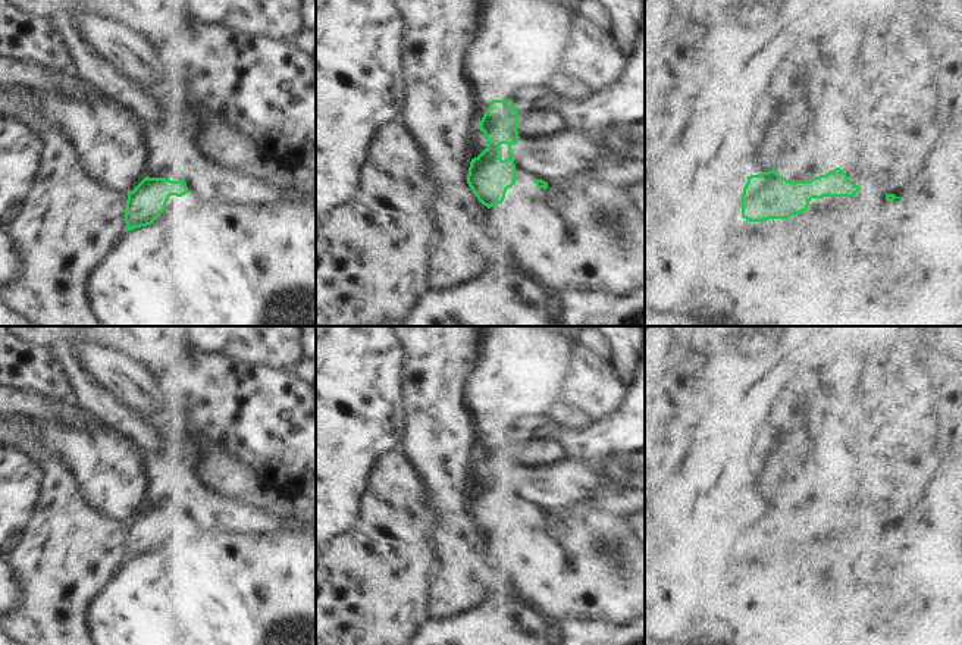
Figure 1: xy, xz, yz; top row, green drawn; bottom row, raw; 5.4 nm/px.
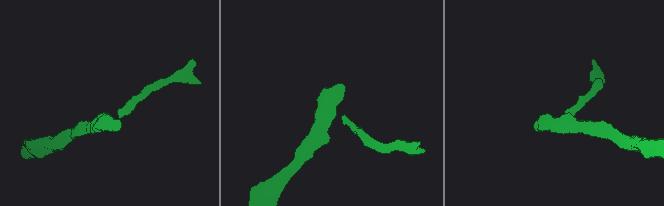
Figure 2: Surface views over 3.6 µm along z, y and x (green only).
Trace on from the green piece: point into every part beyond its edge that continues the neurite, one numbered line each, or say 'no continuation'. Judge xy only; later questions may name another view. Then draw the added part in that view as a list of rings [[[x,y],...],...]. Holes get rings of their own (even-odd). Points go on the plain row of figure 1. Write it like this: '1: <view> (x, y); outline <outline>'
no continuation

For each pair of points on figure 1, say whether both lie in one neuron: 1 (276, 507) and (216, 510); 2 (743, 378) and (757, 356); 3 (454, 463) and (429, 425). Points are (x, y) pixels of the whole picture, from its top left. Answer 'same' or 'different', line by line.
1: different
2: same
3: same

